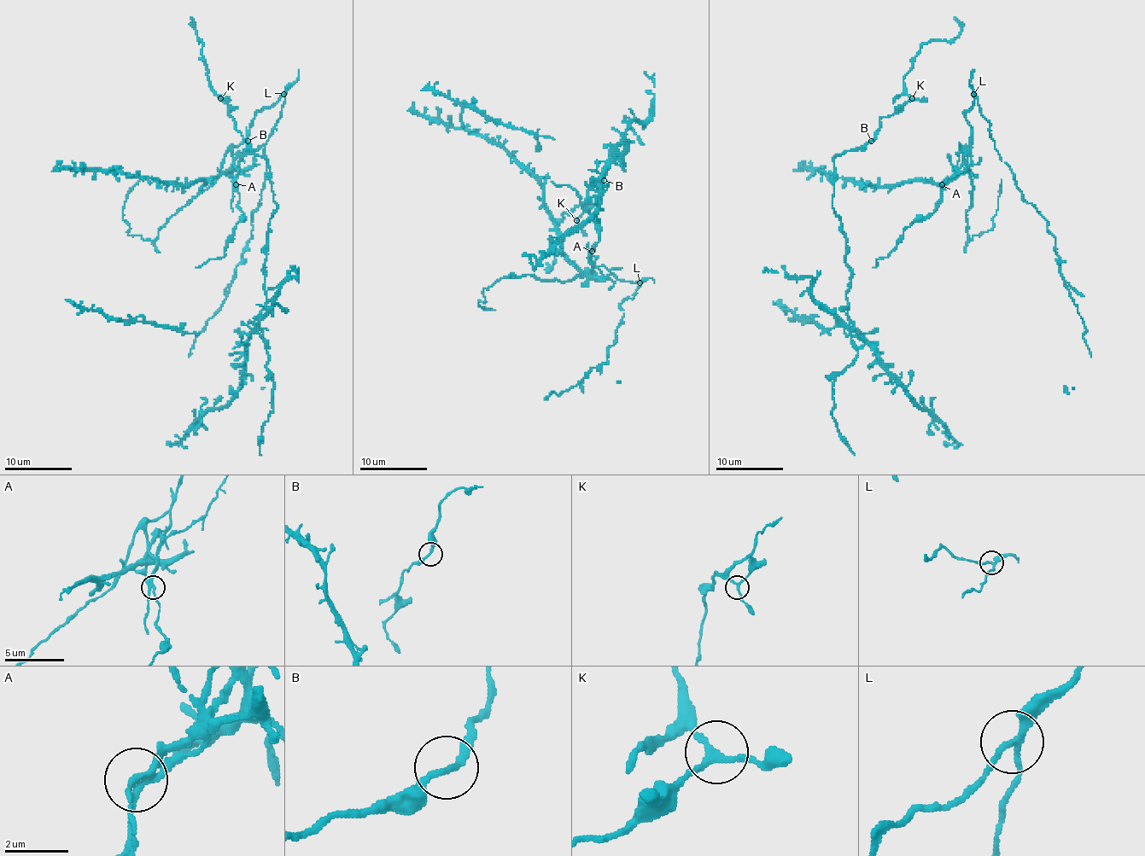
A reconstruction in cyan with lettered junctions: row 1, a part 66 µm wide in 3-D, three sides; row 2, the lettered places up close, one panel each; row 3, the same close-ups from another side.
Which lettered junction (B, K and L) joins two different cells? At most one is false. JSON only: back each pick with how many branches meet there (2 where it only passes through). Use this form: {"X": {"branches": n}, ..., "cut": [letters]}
{"L": {"branches": 3}, "cut": ["L"]}

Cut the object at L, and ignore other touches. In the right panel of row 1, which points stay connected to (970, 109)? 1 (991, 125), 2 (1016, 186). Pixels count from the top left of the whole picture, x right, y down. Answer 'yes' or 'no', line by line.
1: no
2: no

